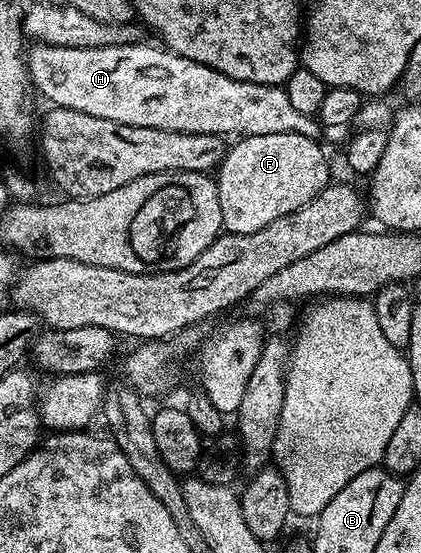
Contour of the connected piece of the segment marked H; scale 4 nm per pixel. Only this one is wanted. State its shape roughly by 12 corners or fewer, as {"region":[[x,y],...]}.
{"region":[[146,41],[35,43],[48,104],[228,137],[321,124],[286,86],[237,81]]}

